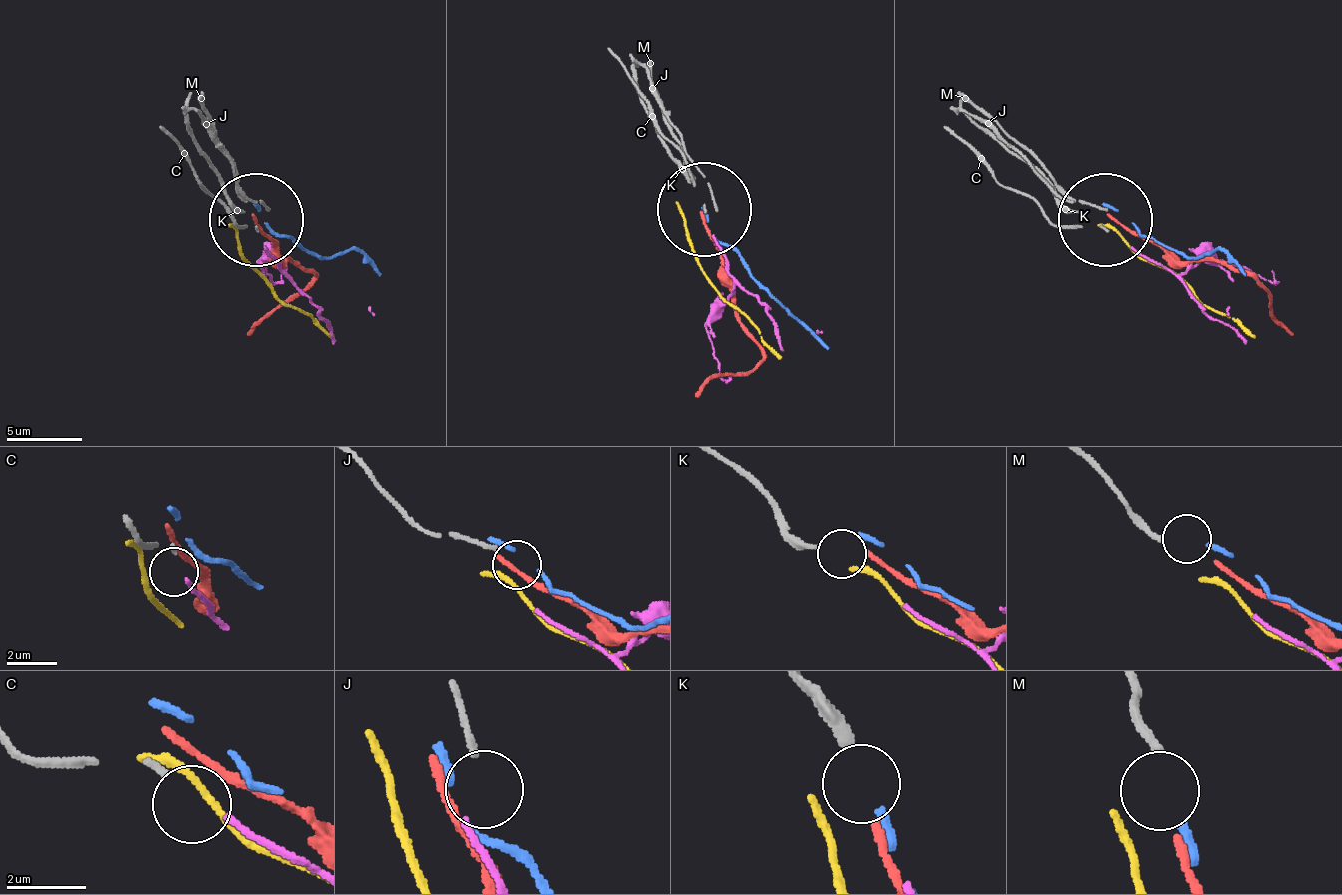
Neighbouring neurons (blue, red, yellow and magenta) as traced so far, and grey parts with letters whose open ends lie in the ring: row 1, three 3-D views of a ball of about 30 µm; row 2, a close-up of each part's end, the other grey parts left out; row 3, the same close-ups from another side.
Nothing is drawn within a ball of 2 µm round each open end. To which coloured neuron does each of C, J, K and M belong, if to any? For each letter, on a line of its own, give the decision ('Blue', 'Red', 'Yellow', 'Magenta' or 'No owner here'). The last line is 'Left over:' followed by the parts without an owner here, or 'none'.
C: Magenta
J: No owner here
K: Red
M: Blue
Left over: J

